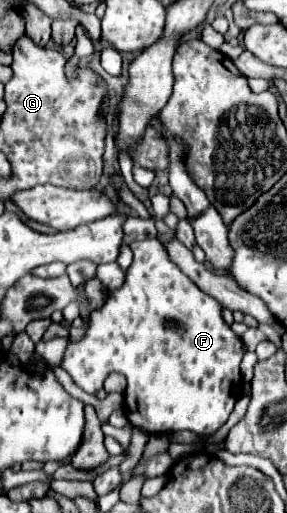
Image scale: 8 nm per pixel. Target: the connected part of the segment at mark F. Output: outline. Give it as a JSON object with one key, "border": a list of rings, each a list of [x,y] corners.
{"border":[[[158,239],[134,241],[130,247],[134,251],[134,261],[126,271],[124,285],[110,291],[102,309],[90,315],[84,335],[78,341],[68,341],[60,367],[90,395],[102,389],[110,373],[122,373],[128,381],[124,395],[128,421],[146,433],[160,435],[182,429],[196,435],[212,435],[228,421],[238,401],[236,383],[240,381],[240,361],[244,357],[242,341],[224,323],[222,305],[208,293],[202,293],[198,285],[172,265]]]}

